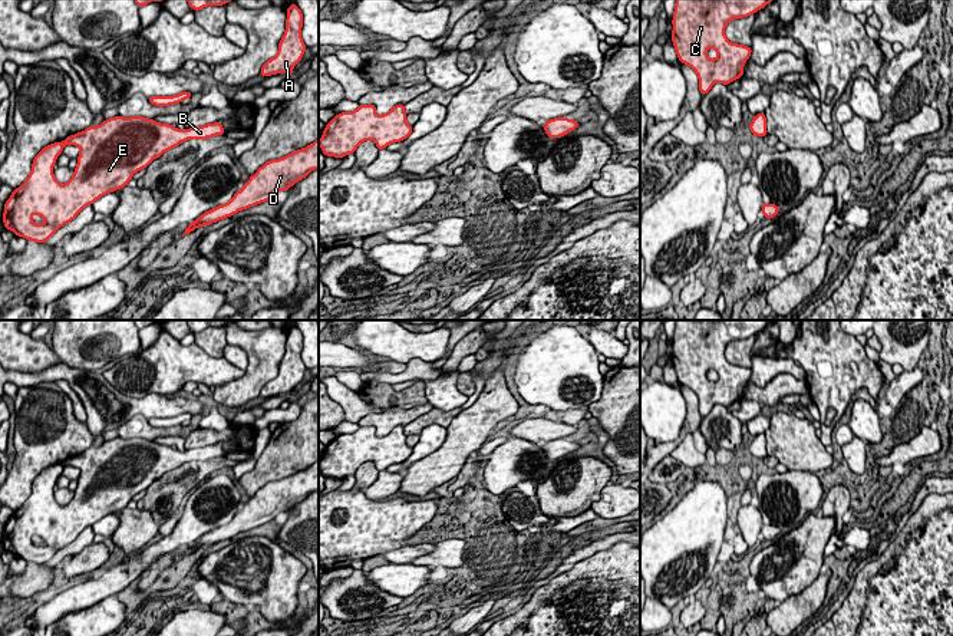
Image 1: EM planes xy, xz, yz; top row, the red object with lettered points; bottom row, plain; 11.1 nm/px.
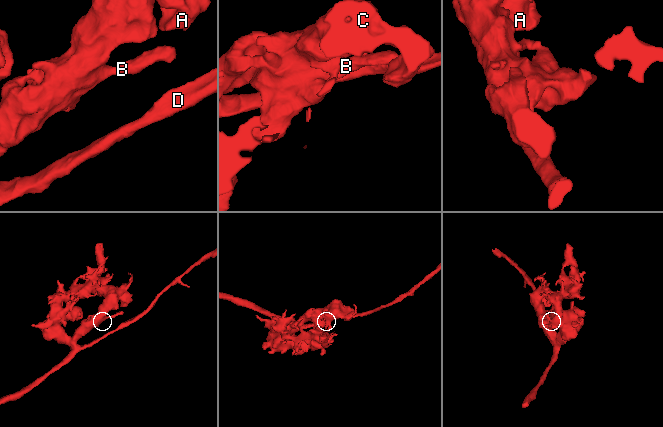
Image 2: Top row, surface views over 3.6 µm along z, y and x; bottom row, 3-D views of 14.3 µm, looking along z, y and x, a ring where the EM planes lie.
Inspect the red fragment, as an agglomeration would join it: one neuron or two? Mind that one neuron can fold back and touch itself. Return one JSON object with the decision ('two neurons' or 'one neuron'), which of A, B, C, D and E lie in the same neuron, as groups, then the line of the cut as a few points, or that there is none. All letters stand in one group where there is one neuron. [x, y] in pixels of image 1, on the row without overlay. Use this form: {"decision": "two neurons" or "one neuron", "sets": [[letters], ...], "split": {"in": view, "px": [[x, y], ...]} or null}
{"decision": "one neuron", "sets": [["A", "B", "C", "D", "E"]], "split": null}

